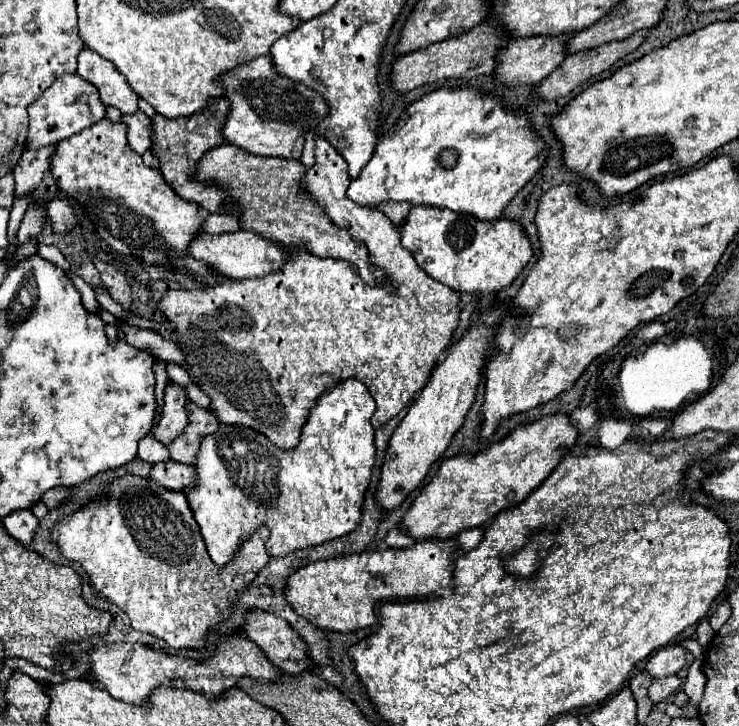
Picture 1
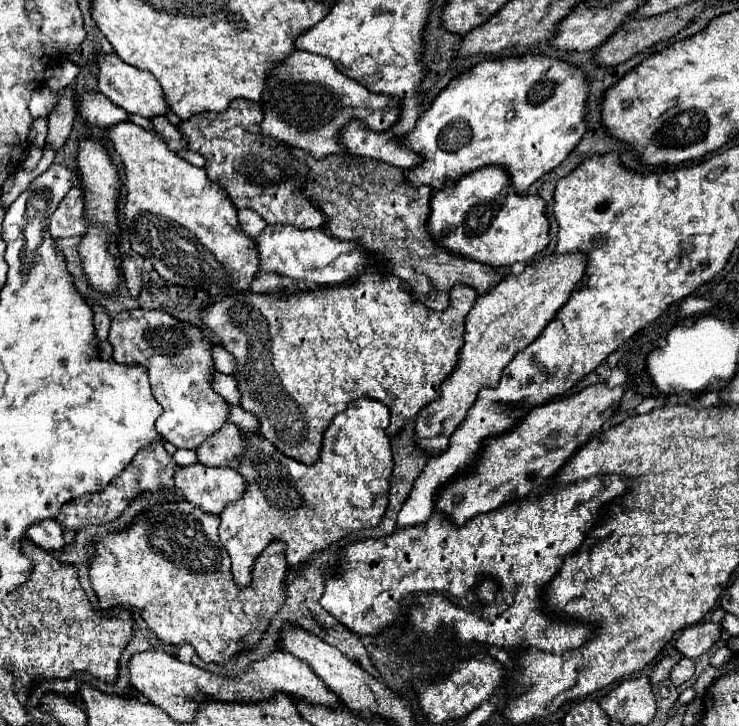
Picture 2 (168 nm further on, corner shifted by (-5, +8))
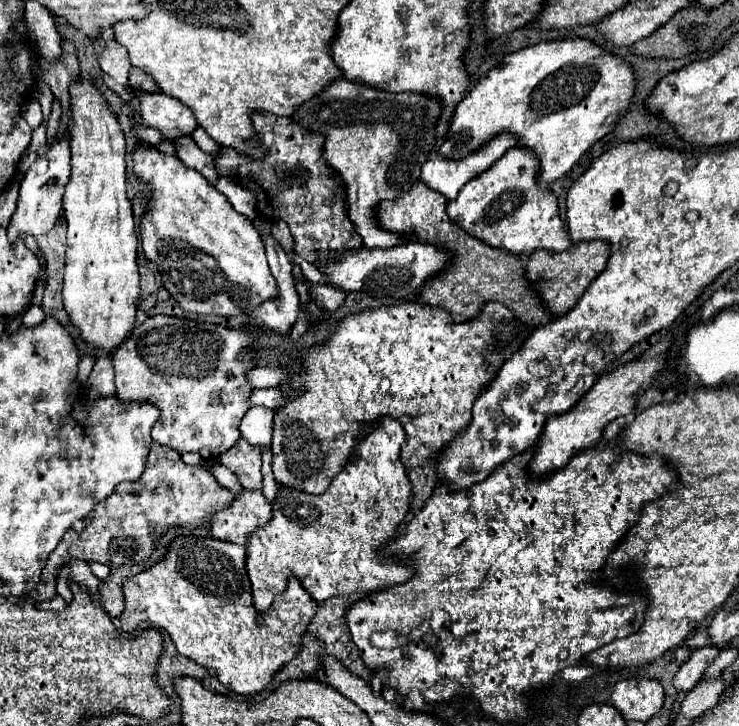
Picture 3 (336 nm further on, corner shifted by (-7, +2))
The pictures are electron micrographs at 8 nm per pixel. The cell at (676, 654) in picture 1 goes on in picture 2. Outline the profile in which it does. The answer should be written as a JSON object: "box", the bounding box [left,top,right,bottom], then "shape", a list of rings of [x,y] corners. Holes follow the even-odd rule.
{"box":[677,620,723,658],"shape":[[[711,620],[689,626],[677,638],[677,650],[685,658],[699,658],[721,638],[721,632],[723,632],[723,626]]]}

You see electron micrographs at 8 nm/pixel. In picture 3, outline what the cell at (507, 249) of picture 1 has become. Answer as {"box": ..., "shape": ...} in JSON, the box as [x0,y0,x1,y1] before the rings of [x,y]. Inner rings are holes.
{"box":[447,148,571,254],"shape":[[[511,148],[483,174],[469,180],[459,196],[447,202],[449,218],[467,234],[511,254],[533,254],[535,250],[561,252],[571,246],[557,212],[557,198],[535,186],[535,158],[525,150]]]}

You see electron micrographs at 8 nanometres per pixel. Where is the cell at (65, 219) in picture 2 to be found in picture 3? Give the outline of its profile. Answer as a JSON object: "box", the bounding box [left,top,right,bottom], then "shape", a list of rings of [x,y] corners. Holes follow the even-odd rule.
{"box":[23,304,45,326],"shape":[[[32,304],[29,306],[29,310],[23,314],[23,324],[25,326],[37,326],[43,318],[45,318],[45,314],[41,305]]]}

